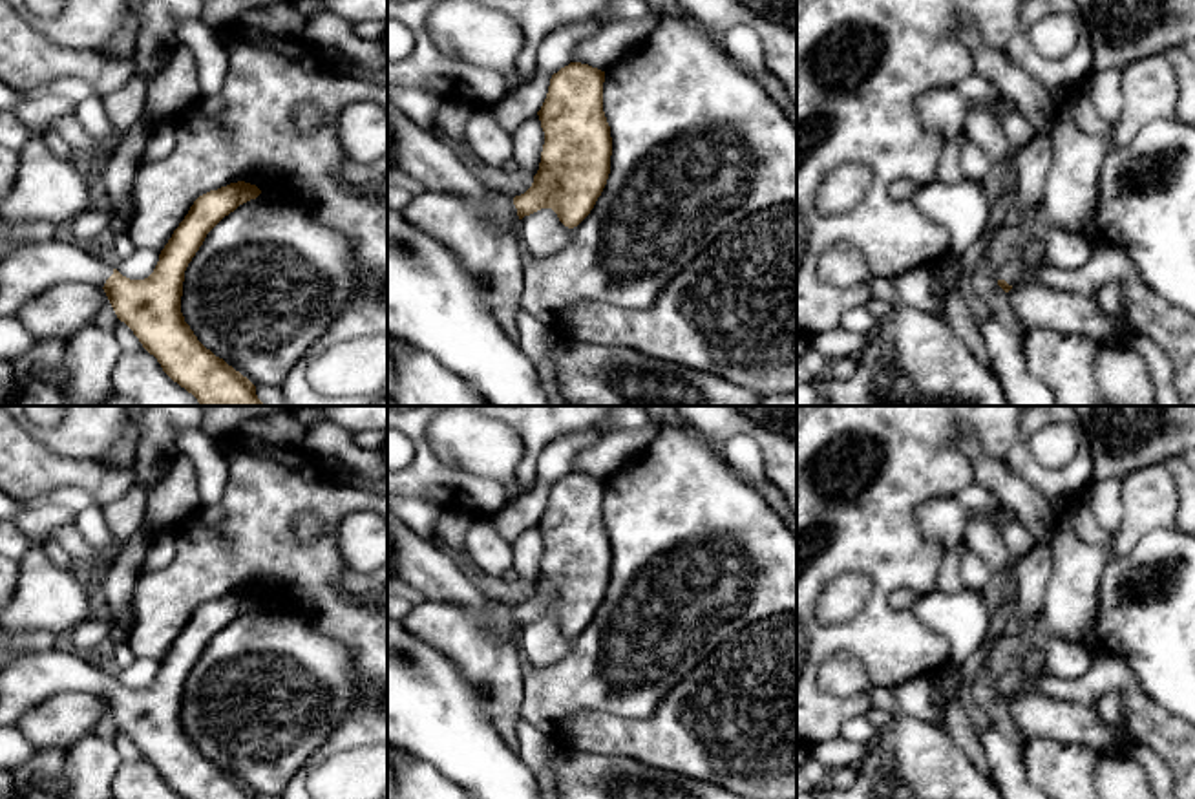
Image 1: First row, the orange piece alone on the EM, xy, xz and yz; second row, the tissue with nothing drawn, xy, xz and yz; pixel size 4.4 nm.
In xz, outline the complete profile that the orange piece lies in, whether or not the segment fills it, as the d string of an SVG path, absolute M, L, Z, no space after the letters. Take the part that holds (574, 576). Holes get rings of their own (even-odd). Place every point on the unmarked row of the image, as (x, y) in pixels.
M570 472L552 485L537 521L545 541L541 572L524 603L471 611L424 600L411 605L402 620L411 634L449 658L486 695L488 720L517 753L524 697L519 631L552 618L565 636L574 638L594 618L607 594L612 565L603 492L605 481L581 472Z

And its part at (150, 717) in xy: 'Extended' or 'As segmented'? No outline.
Extended

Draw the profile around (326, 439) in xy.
M325 419L307 428L303 448L320 459L340 459L373 477L387 475L387 466L378 450L360 448L353 441L353 433Z

